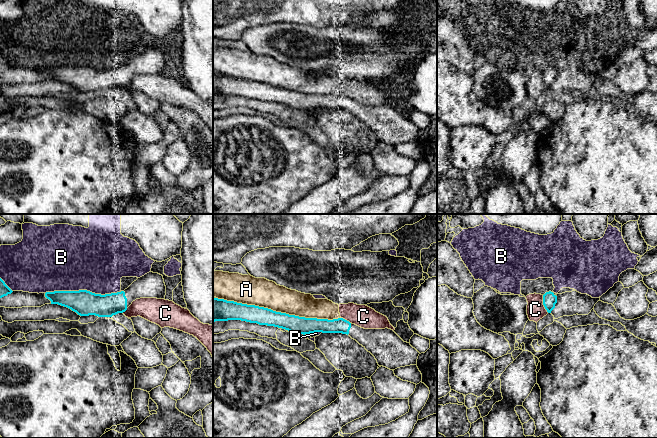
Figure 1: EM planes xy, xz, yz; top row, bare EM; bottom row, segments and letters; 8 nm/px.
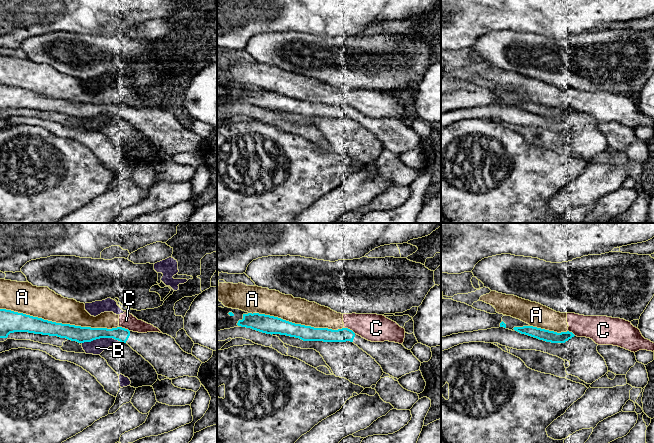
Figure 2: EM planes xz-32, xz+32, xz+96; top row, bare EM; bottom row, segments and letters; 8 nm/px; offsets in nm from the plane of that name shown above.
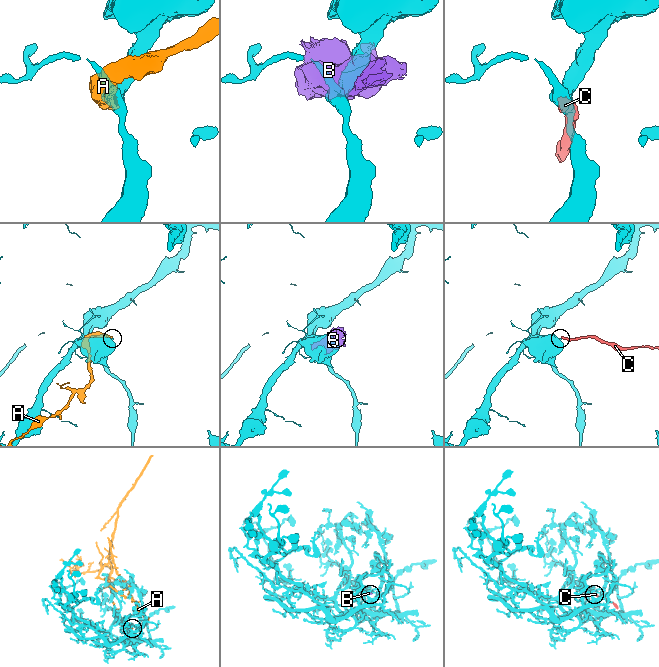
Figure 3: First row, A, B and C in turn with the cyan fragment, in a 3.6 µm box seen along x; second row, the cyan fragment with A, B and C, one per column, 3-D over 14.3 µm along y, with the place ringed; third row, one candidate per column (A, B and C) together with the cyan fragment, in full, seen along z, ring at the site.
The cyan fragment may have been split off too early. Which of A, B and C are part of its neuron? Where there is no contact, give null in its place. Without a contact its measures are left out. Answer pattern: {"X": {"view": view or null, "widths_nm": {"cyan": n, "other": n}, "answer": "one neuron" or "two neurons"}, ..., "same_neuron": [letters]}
{"A": {"view": "xz", "widths_nm": {"cyan": 140, "other": 220}, "answer": "two neurons"}, "B": {"view": "xy", "widths_nm": {"cyan": 200, "other": 500}, "answer": "two neurons"}, "C": {"view": "yz", "widths_nm": {"cyan": 110, "other": 140}, "answer": "two neurons"}, "same_neuron": []}

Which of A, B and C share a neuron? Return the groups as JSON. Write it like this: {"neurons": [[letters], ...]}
{"neurons": [["A", "C"], ["B"]]}

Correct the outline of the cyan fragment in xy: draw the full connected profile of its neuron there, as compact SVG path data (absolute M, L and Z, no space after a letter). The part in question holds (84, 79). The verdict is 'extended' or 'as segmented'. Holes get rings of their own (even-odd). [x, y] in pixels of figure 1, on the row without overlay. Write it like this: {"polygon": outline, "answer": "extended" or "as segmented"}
{"polygon": "M149 48L134 57L127 65L111 70L95 70L87 66L46 68L51 80L71 85L80 92L112 93L123 89L140 74L164 75L166 62L163 52Z", "answer": "extended"}

